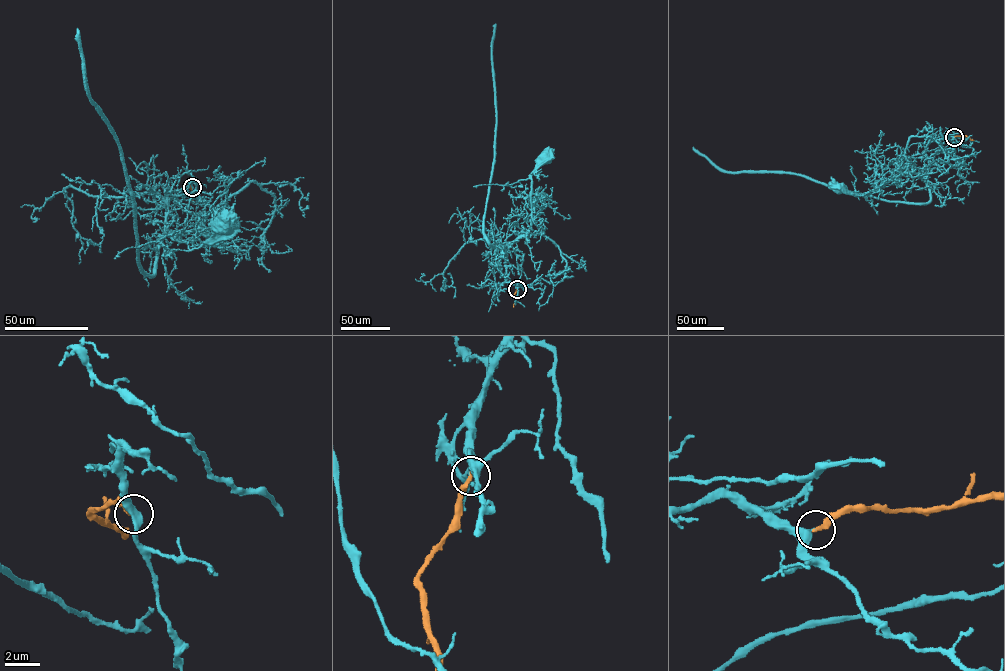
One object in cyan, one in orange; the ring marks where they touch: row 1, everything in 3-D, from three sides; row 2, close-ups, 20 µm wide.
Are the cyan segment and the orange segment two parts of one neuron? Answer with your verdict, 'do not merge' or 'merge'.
merge

